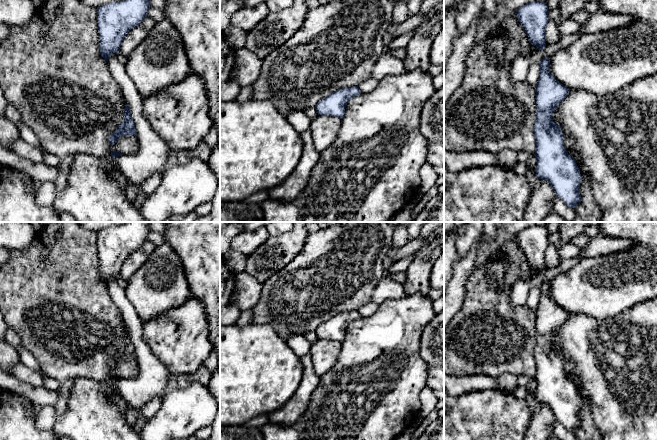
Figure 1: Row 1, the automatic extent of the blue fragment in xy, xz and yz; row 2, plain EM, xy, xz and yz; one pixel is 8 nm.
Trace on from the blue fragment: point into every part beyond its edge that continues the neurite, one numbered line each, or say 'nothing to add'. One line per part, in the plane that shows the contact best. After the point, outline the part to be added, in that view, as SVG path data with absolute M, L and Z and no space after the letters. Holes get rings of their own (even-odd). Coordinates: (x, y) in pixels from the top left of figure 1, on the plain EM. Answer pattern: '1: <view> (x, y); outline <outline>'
nothing to add

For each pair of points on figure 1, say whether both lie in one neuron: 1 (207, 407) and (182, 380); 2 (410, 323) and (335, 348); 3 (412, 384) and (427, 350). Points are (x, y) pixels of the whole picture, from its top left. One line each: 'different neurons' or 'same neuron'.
1: different neurons
2: different neurons
3: different neurons

